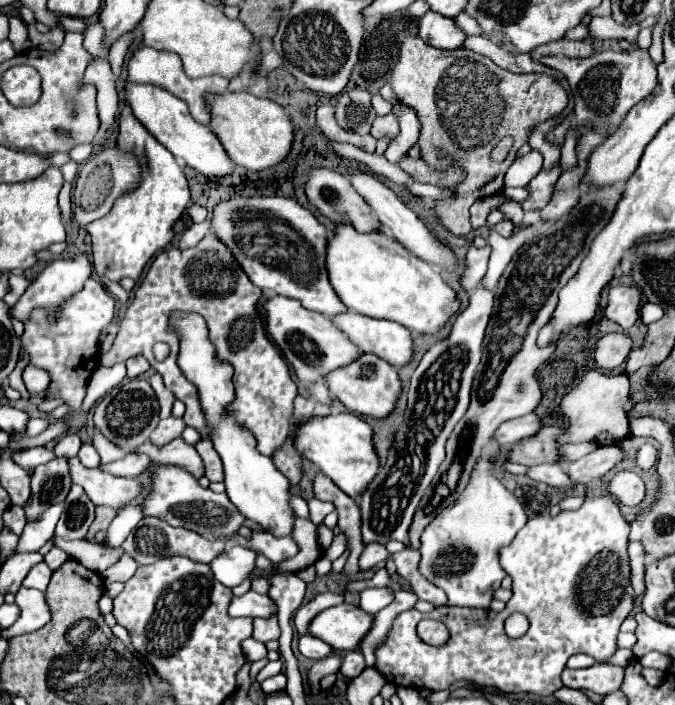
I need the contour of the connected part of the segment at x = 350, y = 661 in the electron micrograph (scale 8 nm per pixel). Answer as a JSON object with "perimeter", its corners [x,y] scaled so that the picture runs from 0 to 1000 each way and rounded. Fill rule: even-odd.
{"perimeter":[[[521,922],[521,925],[516,925],[516,928],[510,930],[504,956],[513,959],[516,965],[521,965],[521,962],[527,962],[539,948],[542,948],[542,942],[539,942],[539,930],[536,930],[533,925],[524,925],[524,922]]]}

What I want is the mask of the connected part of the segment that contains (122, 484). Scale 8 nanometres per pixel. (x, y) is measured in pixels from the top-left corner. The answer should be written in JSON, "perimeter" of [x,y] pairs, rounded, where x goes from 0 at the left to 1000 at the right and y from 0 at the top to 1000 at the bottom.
{"perimeter":[[[116,650],[104,652],[104,672],[107,672],[107,684],[119,687],[142,718],[160,718],[172,726],[201,712],[210,698],[204,681],[166,675],[160,670],[151,670],[148,664],[130,667],[119,658]]]}

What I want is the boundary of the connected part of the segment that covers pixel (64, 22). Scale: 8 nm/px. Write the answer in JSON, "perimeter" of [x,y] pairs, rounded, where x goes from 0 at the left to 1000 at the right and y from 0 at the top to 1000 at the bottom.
{"perimeter":[[[90,23],[86,28],[89,38],[99,45],[123,47],[129,40],[129,34],[121,27]]]}

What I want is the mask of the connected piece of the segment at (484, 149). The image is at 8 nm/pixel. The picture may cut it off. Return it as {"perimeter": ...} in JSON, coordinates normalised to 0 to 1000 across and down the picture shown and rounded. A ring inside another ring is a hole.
{"perimeter":[[[619,51],[596,57],[578,122],[590,142],[613,153],[625,170],[619,204],[634,235],[643,241],[681,235],[693,244],[693,252],[673,272],[676,281],[670,287],[649,287],[646,292],[652,315],[676,335],[699,329],[696,292],[708,281],[717,281],[720,261],[732,258],[732,275],[747,270],[747,247],[761,230],[759,224],[764,224],[767,210],[782,201],[791,179],[827,165],[841,148],[839,128],[809,105],[759,105],[720,79],[690,68],[637,68],[628,57],[619,57]],[[747,193],[761,196],[761,210],[750,230],[735,233],[726,227],[726,213]]]}

